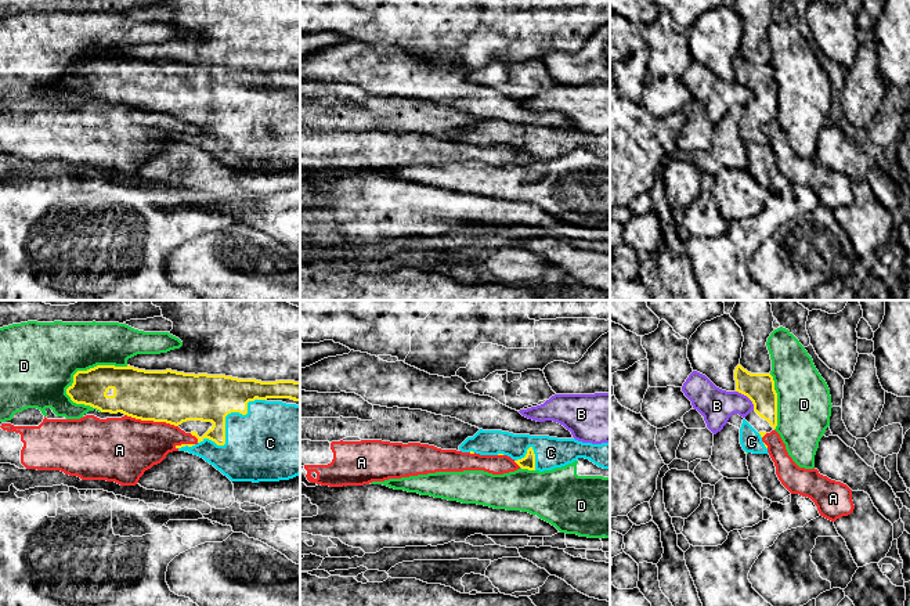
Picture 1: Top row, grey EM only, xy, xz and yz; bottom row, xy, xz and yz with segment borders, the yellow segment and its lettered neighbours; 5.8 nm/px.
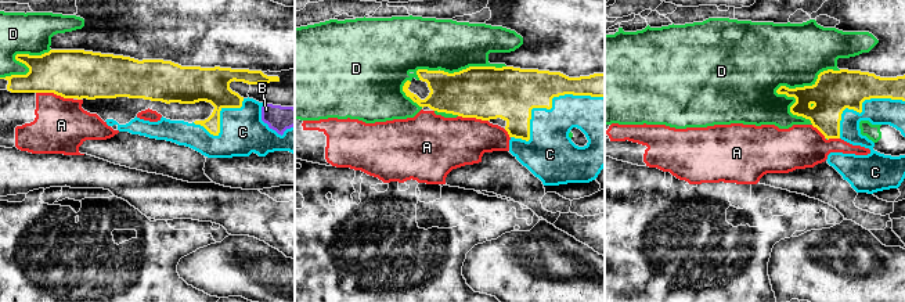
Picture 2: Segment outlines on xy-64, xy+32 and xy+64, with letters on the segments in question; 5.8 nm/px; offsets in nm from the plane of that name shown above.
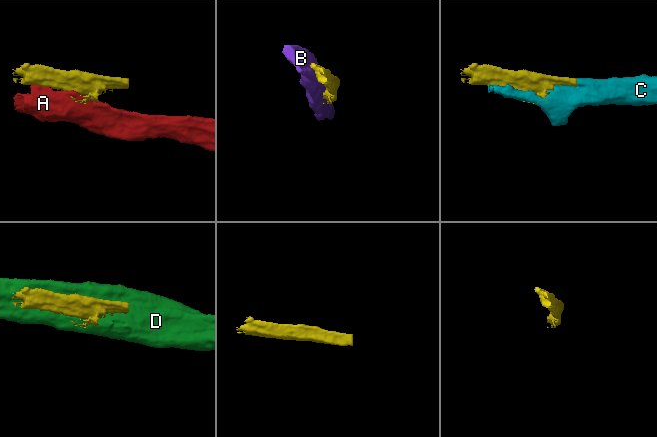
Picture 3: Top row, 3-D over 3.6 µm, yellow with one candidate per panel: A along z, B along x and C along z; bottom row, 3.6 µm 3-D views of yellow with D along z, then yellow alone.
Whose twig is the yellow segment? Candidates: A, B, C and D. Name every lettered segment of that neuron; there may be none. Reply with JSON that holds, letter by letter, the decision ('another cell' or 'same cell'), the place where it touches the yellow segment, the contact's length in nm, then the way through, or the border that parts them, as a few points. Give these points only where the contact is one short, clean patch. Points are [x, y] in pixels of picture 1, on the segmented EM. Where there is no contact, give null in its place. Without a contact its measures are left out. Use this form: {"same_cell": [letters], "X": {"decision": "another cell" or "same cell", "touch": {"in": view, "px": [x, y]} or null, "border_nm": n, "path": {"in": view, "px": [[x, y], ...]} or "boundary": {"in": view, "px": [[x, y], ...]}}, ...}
{"same_cell": ["C"], "A": {"decision": "another cell", "touch": {"in": "xy", "px": [151, 419]}, "border_nm": 320}, "B": {"decision": "another cell", "touch": {"in": "yz", "px": [748, 397]}, "border_nm": 160}, "C": {"decision": "same cell", "touch": {"in": "xy", "px": [224, 425]}, "border_nm": 420}, "D": {"decision": "another cell", "touch": {"in": "xy", "px": [91, 368]}, "border_nm": 400}}

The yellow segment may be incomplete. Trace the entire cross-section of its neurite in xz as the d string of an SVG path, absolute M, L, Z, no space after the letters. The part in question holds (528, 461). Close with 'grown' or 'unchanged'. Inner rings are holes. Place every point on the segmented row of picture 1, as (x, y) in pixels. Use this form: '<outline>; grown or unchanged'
M480 429L461 446L462 452L480 455L508 455L521 469L552 470L585 458L603 469L610 469L610 443L592 444L575 439L513 434L502 430Z; grown

